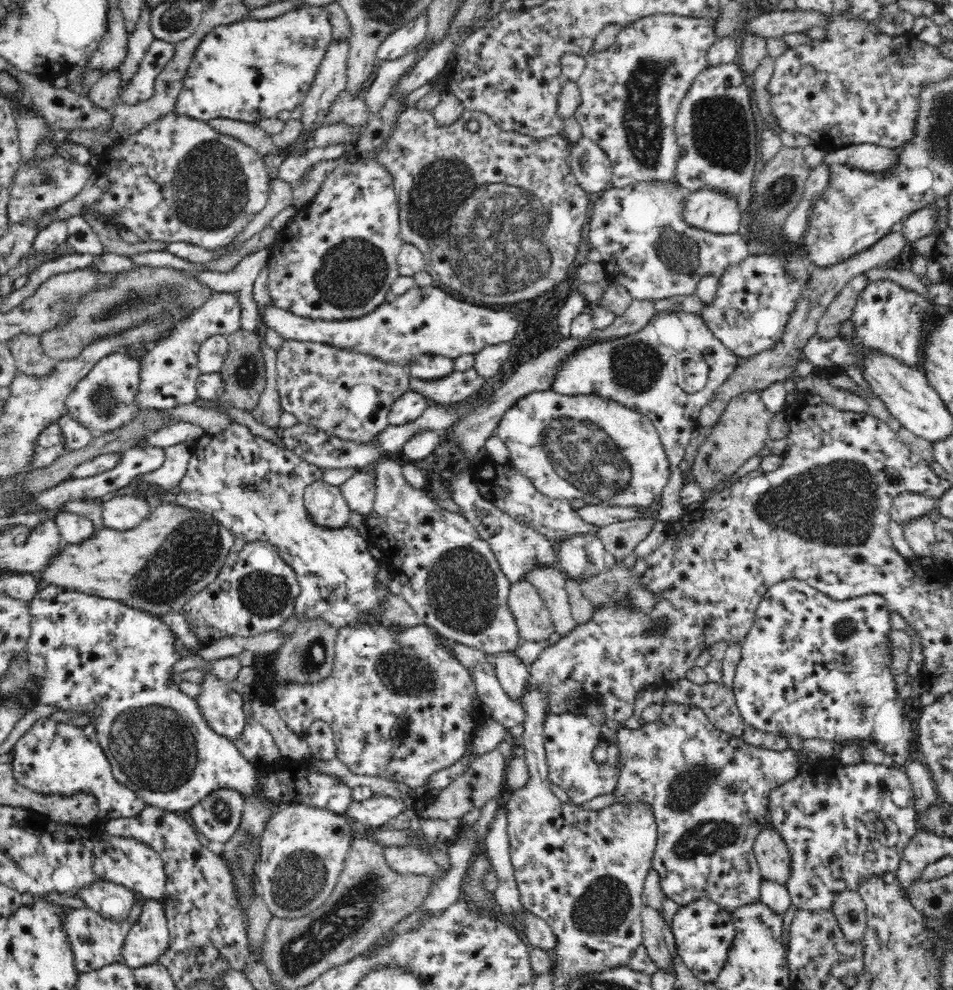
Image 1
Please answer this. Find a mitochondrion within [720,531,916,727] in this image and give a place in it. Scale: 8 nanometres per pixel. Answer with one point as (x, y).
(846, 628)

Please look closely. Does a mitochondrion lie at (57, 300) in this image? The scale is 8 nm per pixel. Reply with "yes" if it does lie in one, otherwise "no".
yes

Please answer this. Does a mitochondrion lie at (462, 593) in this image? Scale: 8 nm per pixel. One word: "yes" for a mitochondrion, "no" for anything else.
yes

